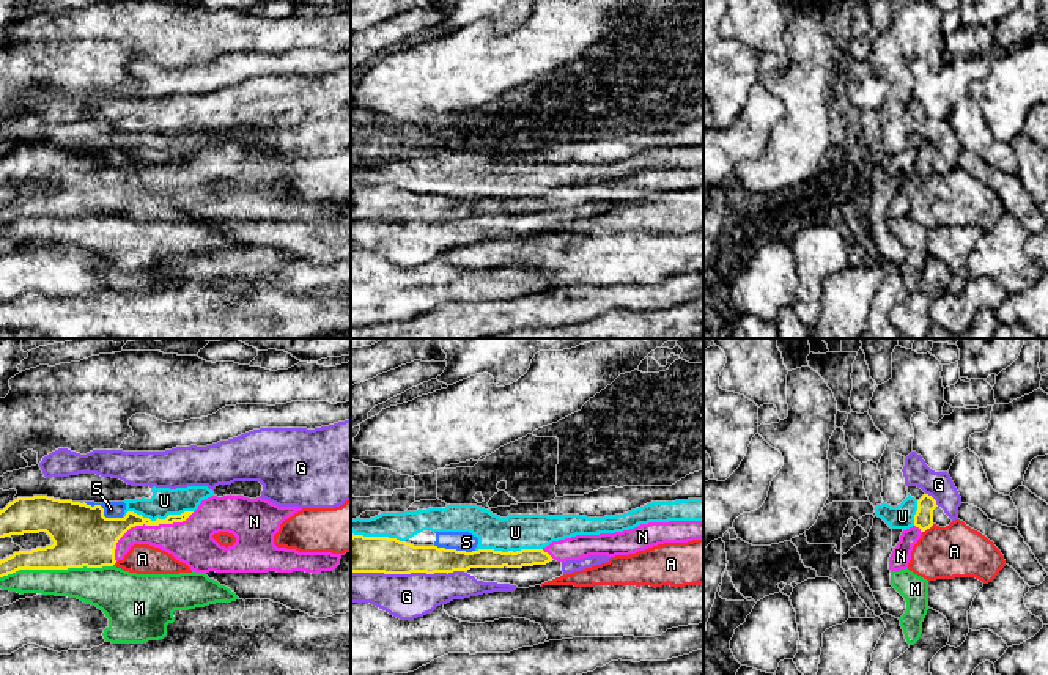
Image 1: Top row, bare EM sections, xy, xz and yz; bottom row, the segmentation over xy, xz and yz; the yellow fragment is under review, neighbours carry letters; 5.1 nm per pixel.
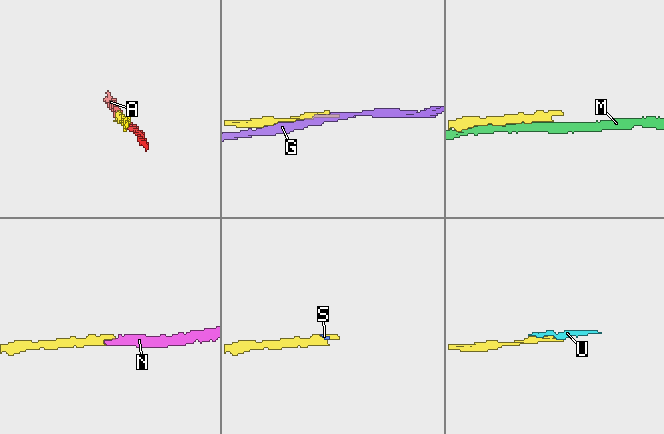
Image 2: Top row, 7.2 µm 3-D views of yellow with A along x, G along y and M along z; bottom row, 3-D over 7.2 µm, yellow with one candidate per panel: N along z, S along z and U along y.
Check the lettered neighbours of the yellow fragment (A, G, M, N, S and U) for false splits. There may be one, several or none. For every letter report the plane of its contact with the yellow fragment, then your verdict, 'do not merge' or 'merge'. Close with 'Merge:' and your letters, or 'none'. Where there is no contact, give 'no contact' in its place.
A: yz | do not merge
G: xz | do not merge
M: xy | do not merge
N: xy | merge
S: xy | do not merge
U: xy | do not merge
Merge: N

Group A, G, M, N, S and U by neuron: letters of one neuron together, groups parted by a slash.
A / G / M / N / S U

